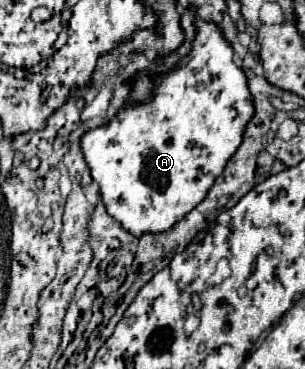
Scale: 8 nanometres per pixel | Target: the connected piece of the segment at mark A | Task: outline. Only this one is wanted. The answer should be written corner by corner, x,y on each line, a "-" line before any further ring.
196,17
194,25
196,37
192,41
190,61
178,63
168,73
152,75
154,89
150,101
120,107
106,125
86,131
80,139
84,161
100,187
106,211
136,237
146,231
158,233
170,229
206,197
214,179
224,171
224,165
240,147
244,127
254,115
246,75
242,67
234,63
234,51
224,39
220,25
200,17

